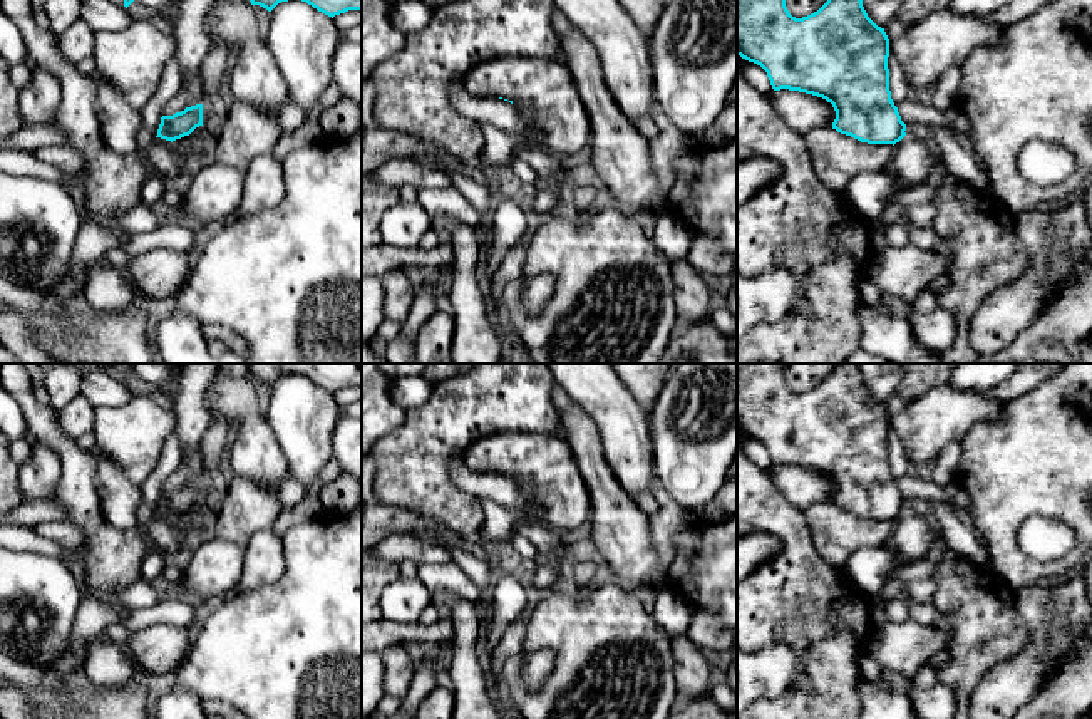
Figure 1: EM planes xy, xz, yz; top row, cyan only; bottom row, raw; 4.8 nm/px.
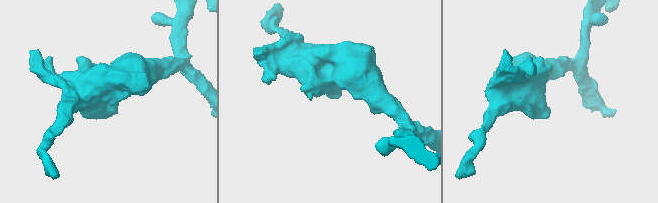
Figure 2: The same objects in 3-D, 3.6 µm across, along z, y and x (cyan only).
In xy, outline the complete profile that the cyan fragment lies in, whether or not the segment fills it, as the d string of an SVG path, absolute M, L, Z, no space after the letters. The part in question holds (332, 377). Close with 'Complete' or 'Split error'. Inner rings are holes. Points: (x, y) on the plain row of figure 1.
M246 364L251 380L271 387L278 379L301 375L318 387L335 392L362 385L362 364Z. Complete

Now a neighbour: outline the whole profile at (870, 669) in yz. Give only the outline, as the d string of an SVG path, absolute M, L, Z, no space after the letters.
M863 649L858 657L861 675L871 682L881 682L884 679L884 672L881 665L873 659L873 655Z

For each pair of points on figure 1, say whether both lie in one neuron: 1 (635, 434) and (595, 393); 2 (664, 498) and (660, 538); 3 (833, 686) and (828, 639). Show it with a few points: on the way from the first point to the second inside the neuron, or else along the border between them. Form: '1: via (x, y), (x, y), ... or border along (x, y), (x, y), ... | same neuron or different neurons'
1: via (625, 424), (605, 403) | same neuron
2: via (664, 508), (664, 528) | same neuron
3: via (833, 674), (829, 651) | same neuron

